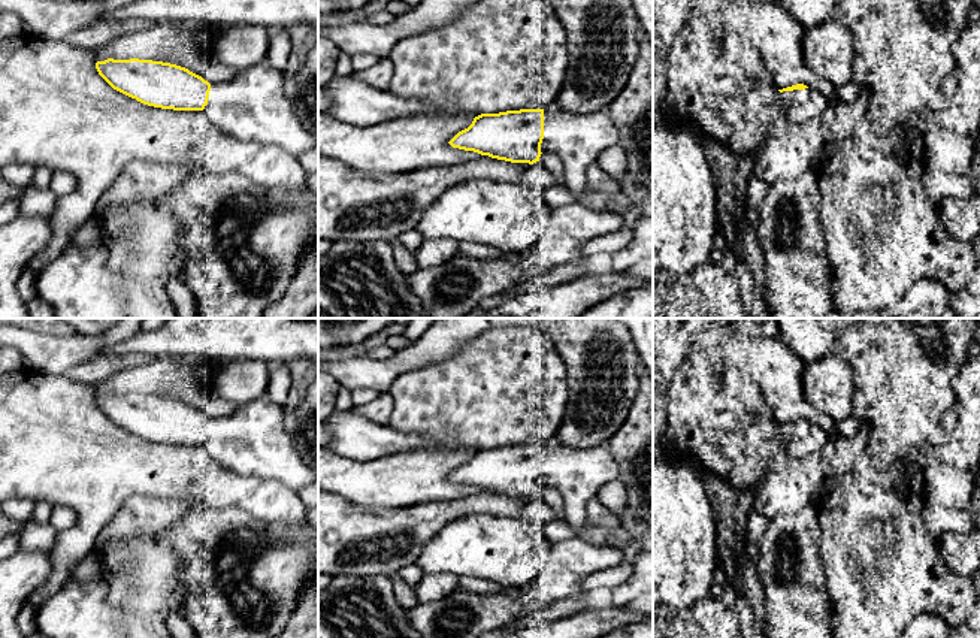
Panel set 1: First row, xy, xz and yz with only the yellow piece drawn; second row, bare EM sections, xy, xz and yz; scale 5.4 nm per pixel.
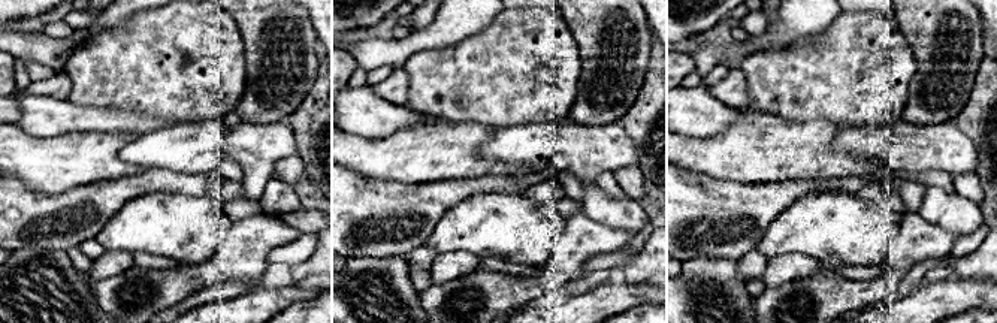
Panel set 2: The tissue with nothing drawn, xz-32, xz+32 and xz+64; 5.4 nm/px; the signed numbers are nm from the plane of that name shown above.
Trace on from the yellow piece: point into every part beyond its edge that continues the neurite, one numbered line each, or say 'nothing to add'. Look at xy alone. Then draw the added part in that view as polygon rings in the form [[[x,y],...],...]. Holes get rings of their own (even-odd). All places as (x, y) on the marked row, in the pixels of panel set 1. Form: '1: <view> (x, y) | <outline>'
1: xy (251, 106) | [[[264,60],[211,87],[203,112],[238,140],[275,145],[299,157],[312,149],[315,140],[297,120],[284,82],[285,73]]]

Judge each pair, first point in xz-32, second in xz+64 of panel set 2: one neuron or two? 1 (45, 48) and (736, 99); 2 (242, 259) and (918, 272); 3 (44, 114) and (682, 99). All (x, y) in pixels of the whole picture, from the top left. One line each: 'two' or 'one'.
1: two
2: two
3: one

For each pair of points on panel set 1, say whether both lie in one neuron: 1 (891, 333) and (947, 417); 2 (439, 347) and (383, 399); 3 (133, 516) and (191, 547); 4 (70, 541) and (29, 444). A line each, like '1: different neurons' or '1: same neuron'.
1: different neurons
2: different neurons
3: different neurons
4: same neuron

